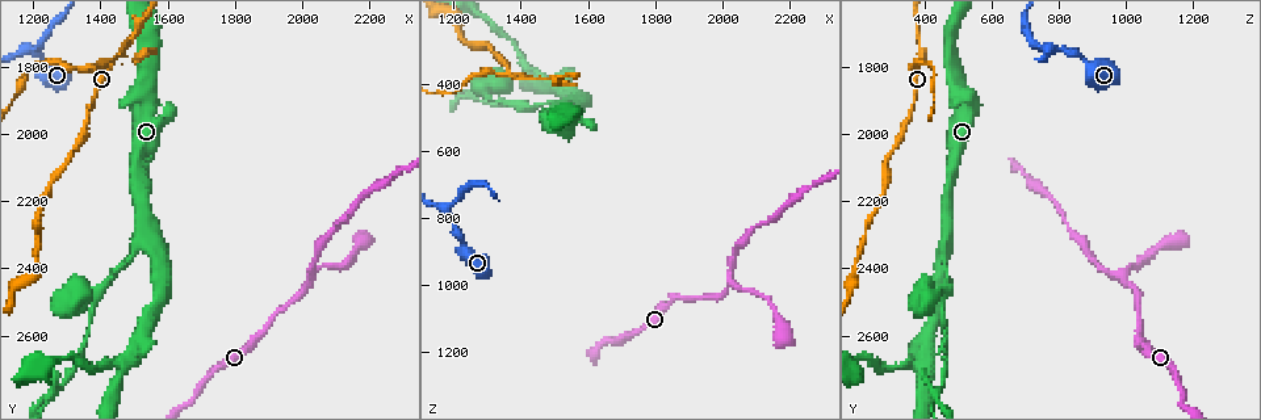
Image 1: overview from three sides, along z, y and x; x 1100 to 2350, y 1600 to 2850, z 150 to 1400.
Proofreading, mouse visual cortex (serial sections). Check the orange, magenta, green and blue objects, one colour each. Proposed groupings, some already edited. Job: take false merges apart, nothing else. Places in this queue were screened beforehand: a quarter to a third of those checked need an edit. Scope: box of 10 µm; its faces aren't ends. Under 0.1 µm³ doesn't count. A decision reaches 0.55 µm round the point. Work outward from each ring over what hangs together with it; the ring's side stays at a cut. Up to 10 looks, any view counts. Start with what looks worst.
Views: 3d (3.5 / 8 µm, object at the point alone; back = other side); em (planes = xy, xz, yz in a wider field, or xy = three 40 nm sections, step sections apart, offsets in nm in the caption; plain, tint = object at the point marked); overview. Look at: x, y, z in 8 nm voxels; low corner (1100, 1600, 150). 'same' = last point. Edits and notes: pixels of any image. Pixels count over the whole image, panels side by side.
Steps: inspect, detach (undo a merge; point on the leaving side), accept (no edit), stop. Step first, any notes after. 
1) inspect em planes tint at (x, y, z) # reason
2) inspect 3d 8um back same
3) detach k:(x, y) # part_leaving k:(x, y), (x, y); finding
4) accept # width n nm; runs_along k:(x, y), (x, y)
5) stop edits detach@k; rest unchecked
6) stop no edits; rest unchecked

inspect 3d 3.5um at (1490, 1740, 390) # thin neck

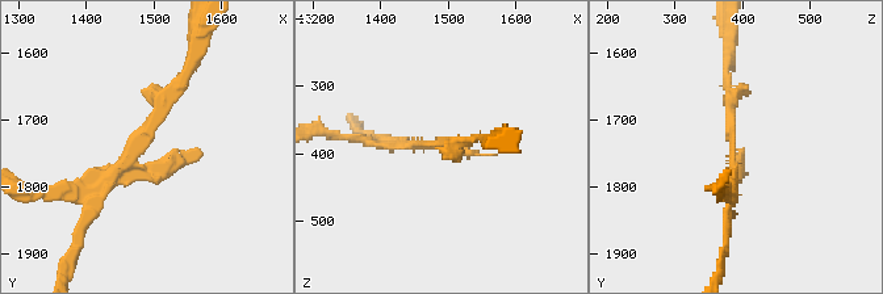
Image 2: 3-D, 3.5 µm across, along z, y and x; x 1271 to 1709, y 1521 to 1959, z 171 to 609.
inspect em xy step 1 tint at (1485, 1730, 390)

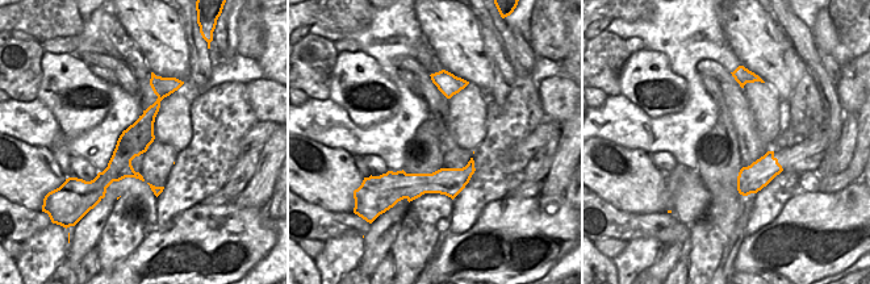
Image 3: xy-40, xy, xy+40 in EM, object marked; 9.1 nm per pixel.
accept # runs_along 3:(162, 88), (141, 134), (104, 183); continuous, no second cell

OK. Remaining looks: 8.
inspect 3d 3.5um at (1550, 2320, 470) # side arm on a straight run

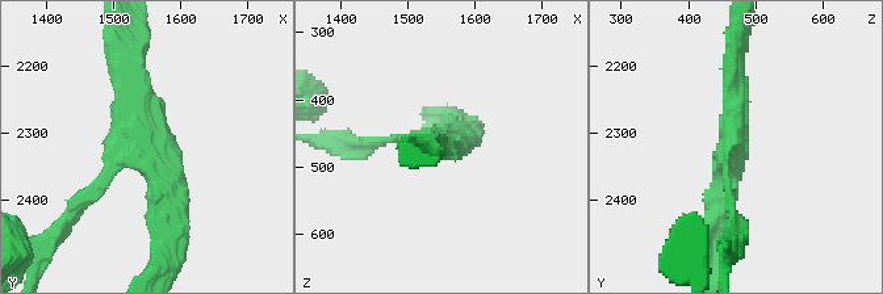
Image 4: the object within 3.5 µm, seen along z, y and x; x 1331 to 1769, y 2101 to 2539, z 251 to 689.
inspect em xy step 1 tint at (1550, 2320, 465) # arms 3; arm_widths 100, 300, 350 nm

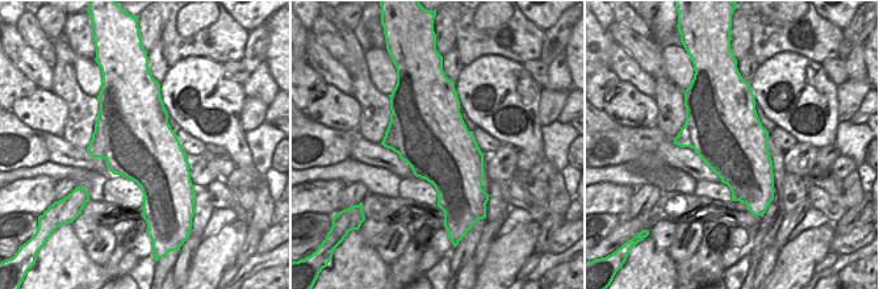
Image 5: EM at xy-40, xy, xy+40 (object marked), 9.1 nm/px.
inspect em xy step 5 tint same # cut it another way

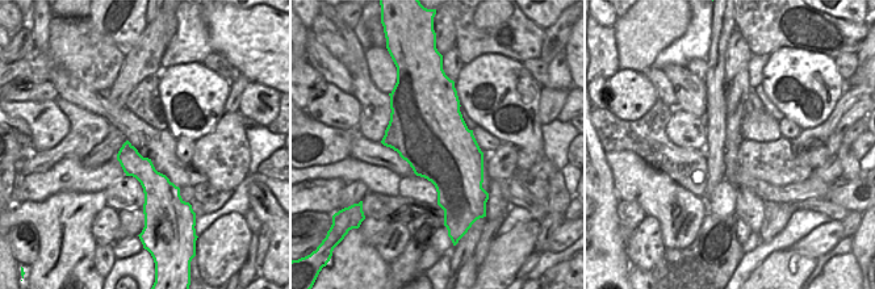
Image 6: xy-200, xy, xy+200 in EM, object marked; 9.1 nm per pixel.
detach 4:(375, 142) # part_leaving 4:(406, 135), (371, 145), (330, 142); a second cell is stuck on

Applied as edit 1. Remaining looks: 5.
inspect overview # see it whole again

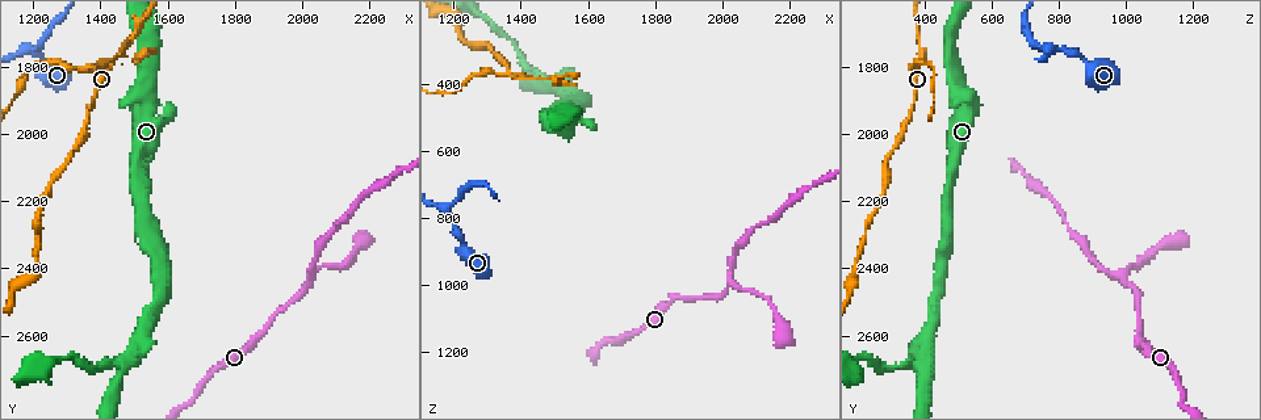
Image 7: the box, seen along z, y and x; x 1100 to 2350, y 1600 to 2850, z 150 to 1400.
inspect 3d 3.5um at (1190, 1750, 770) # three-way junction

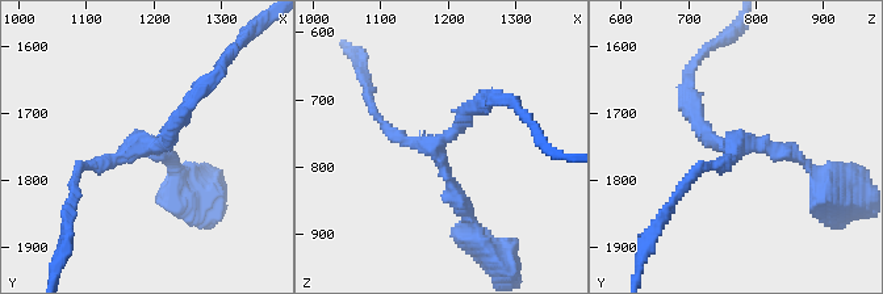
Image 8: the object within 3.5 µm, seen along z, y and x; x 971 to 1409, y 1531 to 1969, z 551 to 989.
inspect em xy step 3 tint at (1185, 1755, 775) # arms 3; arm_widths 150, 150, 200 nm

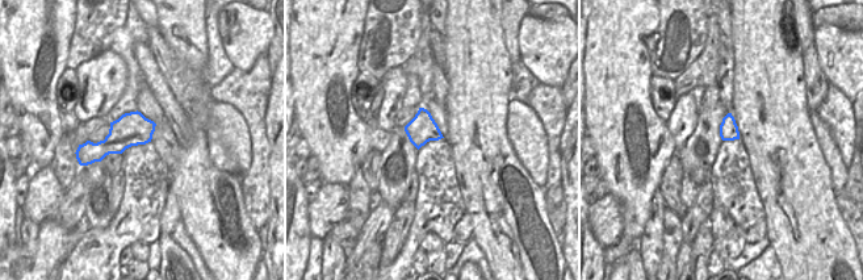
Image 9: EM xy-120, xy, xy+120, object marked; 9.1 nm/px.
accept # runs_along 8:(811, 172), (791, 152), (716, 145), (686, 104); all the same cell

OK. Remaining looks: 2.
inspect 3d 8um at (1480, 2670, 390) # three arms meet

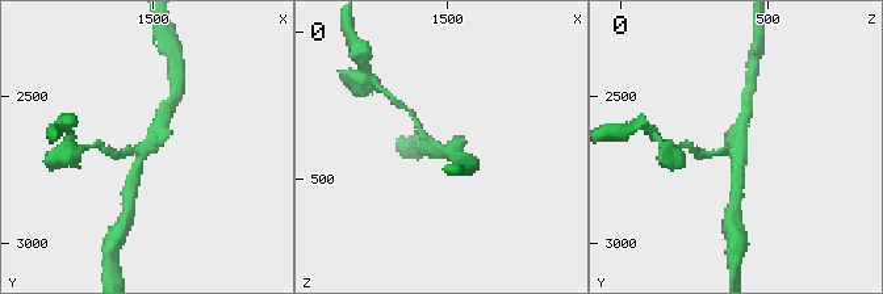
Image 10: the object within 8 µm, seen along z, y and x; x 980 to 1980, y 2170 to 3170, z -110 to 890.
inspect em xy step 3 tint same # arms 3; arm_widths 150, 300, 350 nm

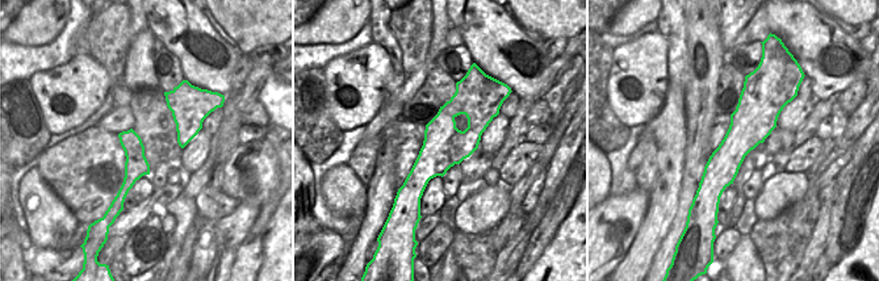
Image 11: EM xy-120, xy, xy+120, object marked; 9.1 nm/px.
accept # runs_along 10:(160, 117), (147, 147), (121, 152); all the same cell

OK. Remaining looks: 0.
stop edits detach@4; rest unchecked

